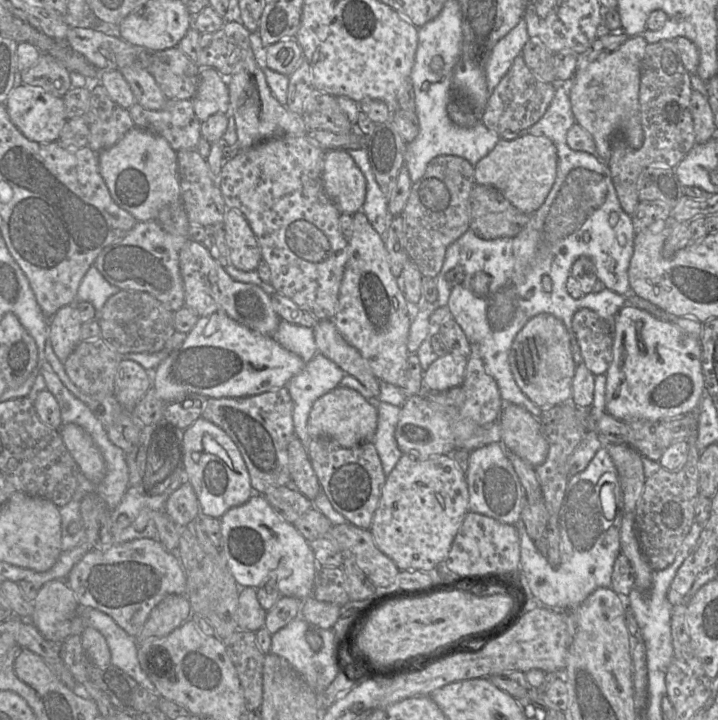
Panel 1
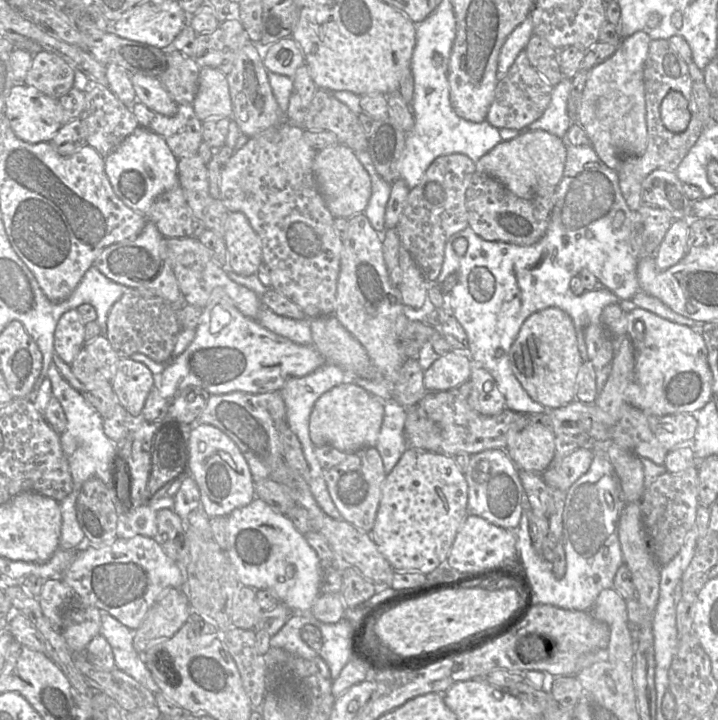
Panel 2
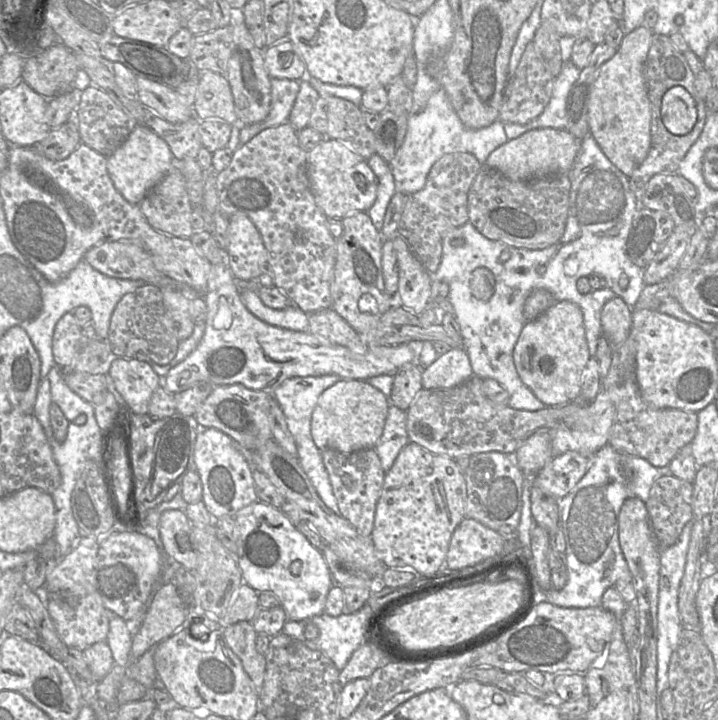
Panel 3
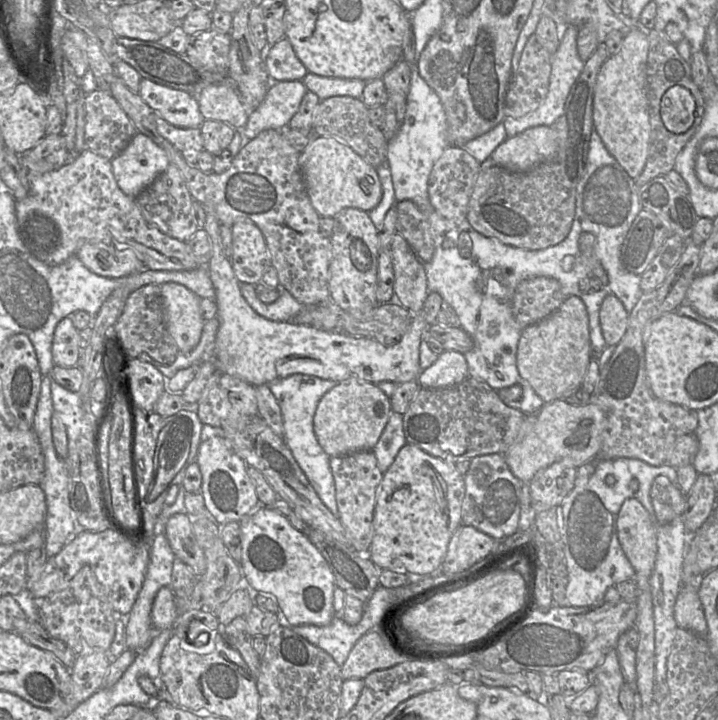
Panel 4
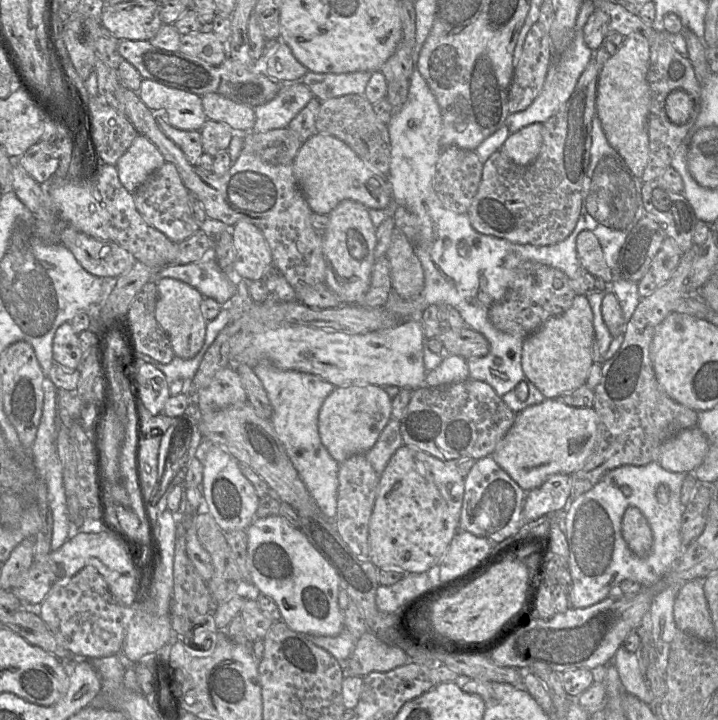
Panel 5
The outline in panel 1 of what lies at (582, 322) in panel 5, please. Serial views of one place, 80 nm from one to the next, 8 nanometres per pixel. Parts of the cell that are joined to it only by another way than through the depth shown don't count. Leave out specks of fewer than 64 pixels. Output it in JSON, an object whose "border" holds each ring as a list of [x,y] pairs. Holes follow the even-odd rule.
{"border":[[[548,313],[531,318],[517,333],[509,352],[513,377],[522,392],[538,407],[547,408],[571,400],[576,363],[570,334],[564,323]]]}

